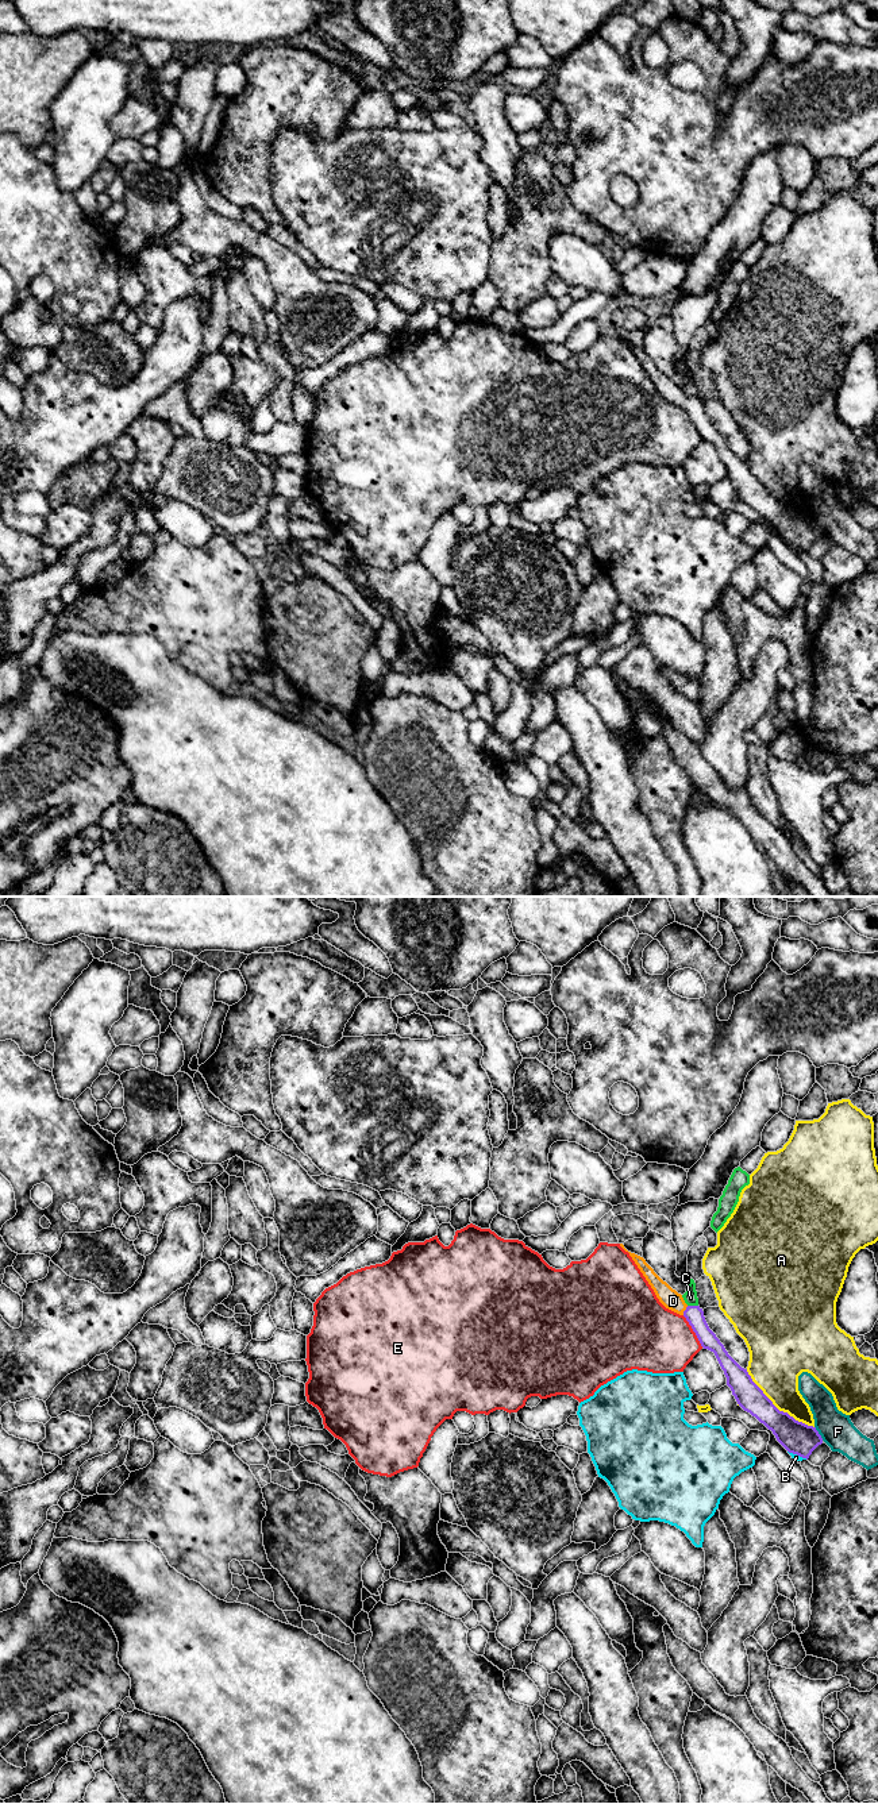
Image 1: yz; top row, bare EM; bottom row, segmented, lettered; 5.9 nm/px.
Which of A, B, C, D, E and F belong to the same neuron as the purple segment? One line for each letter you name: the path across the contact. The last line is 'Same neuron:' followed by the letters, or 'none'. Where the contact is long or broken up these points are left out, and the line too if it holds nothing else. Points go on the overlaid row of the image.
D: runs through yz (694, 1315), (685, 1310), (673, 1301)
Same neuron: D

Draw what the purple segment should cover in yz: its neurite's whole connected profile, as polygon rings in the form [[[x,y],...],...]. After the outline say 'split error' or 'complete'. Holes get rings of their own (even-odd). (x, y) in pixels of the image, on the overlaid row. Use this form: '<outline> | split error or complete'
[[[628,1252],[659,1302],[669,1310],[683,1315],[701,1346],[715,1353],[738,1404],[769,1430],[777,1441],[793,1454],[809,1458],[812,1452],[823,1443],[823,1438],[813,1426],[796,1421],[787,1412],[779,1411],[763,1391],[752,1381],[747,1369],[742,1368],[725,1350],[724,1345],[709,1329],[700,1306],[688,1306],[681,1294],[663,1281],[646,1260]]] | split error

